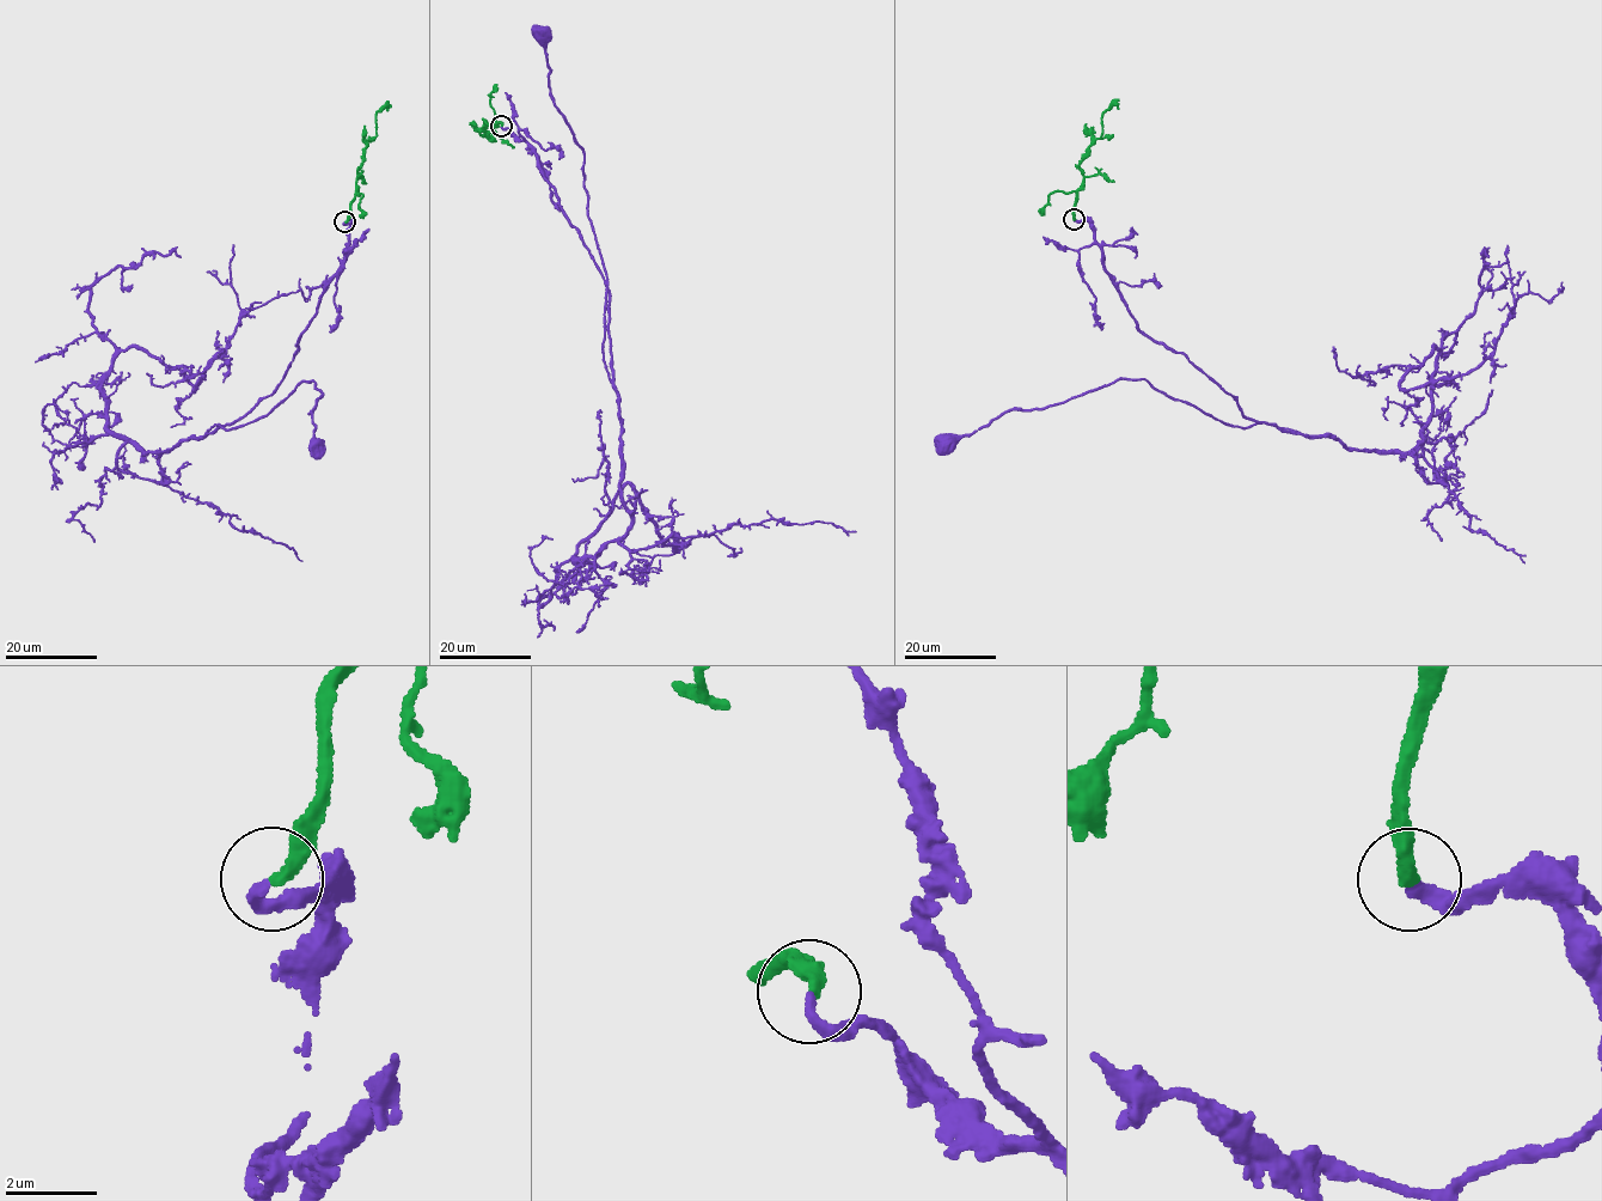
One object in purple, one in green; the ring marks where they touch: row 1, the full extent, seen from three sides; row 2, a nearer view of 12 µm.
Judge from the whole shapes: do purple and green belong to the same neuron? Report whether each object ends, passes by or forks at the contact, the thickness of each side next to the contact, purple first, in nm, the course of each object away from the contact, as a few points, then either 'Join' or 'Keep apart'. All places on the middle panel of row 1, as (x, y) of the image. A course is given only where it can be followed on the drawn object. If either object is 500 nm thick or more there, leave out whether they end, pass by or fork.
At the ring purple ends. At the ring green ends. Thickness 240 nm (purple) against 320 nm. Course of purple: (501, 125), (536, 148), (601, 274), (611, 382), (584, 153), (554, 104), (539, 34). Course of green: (501, 125), (494, 122), (491, 127), (483, 122), (485, 133), (490, 130), (481, 134), (493, 139). Join

